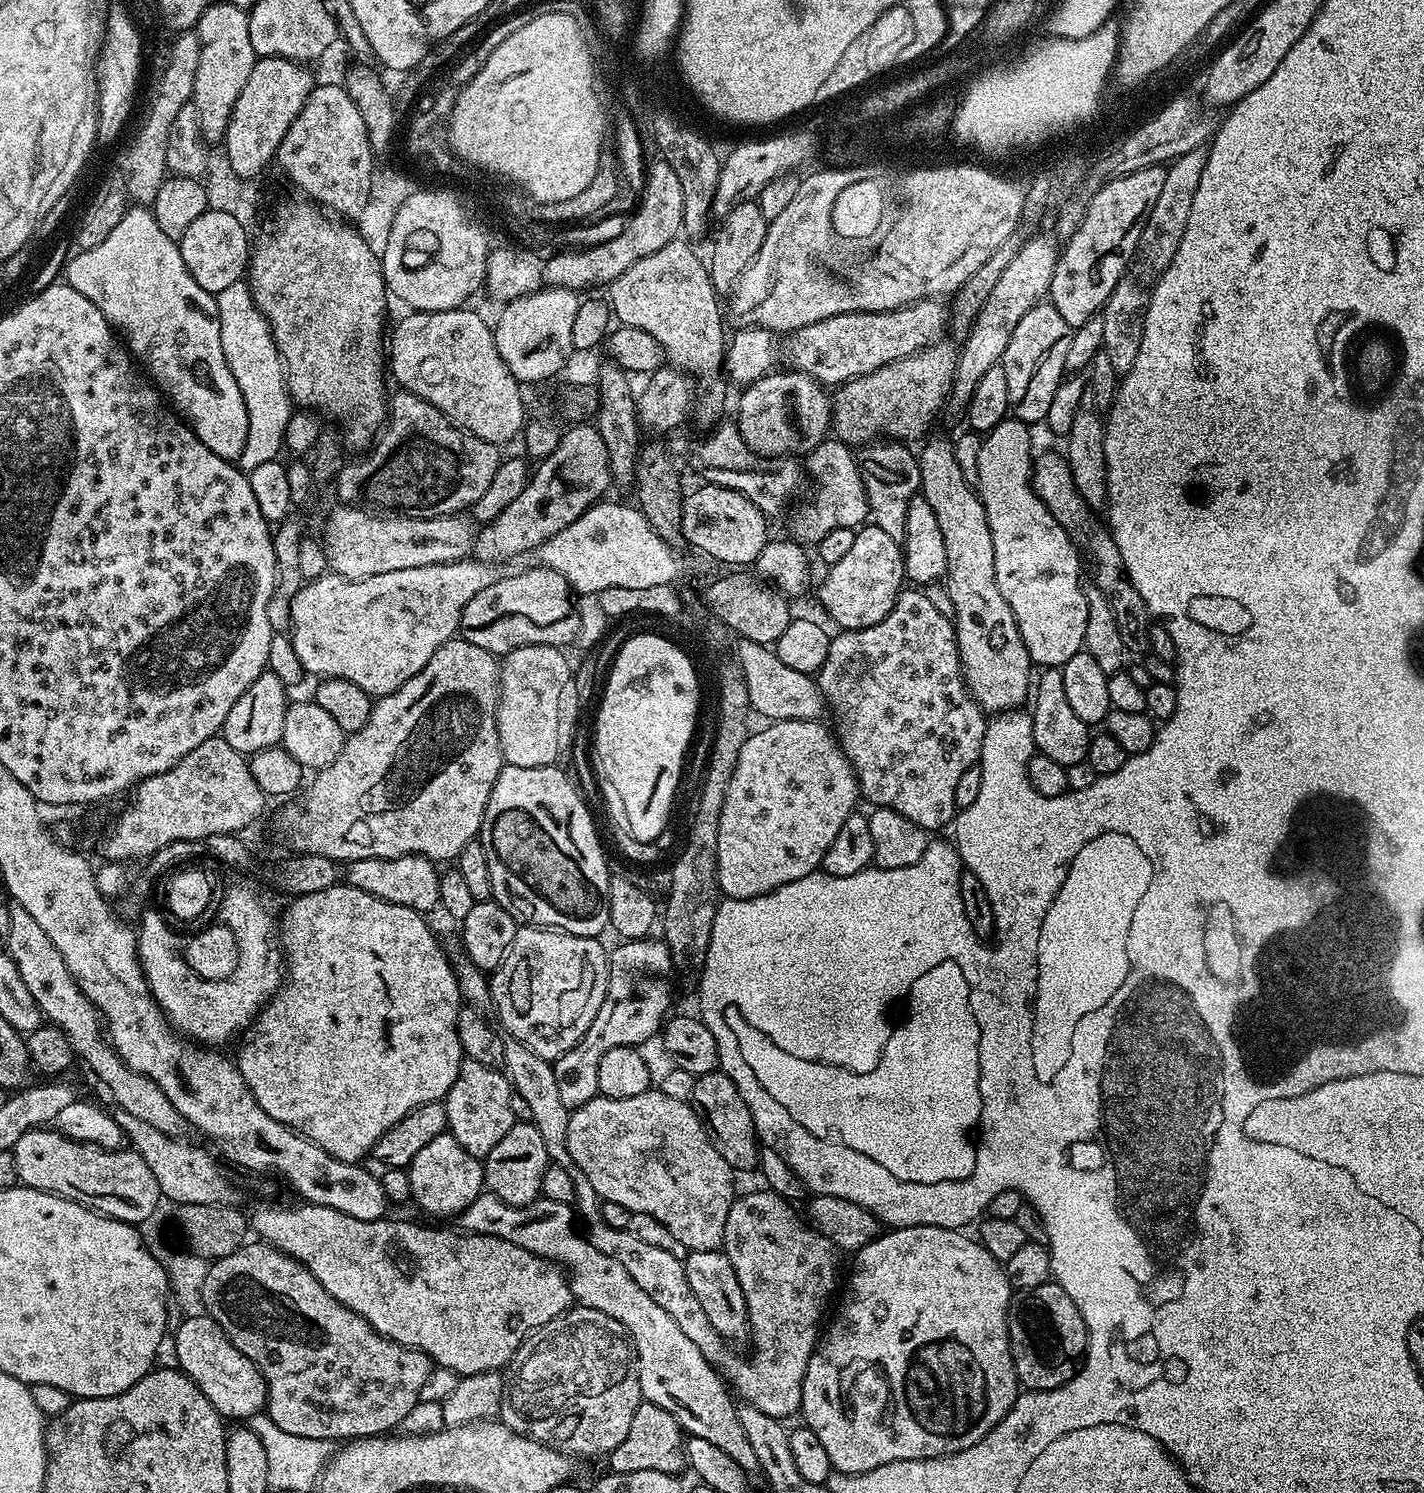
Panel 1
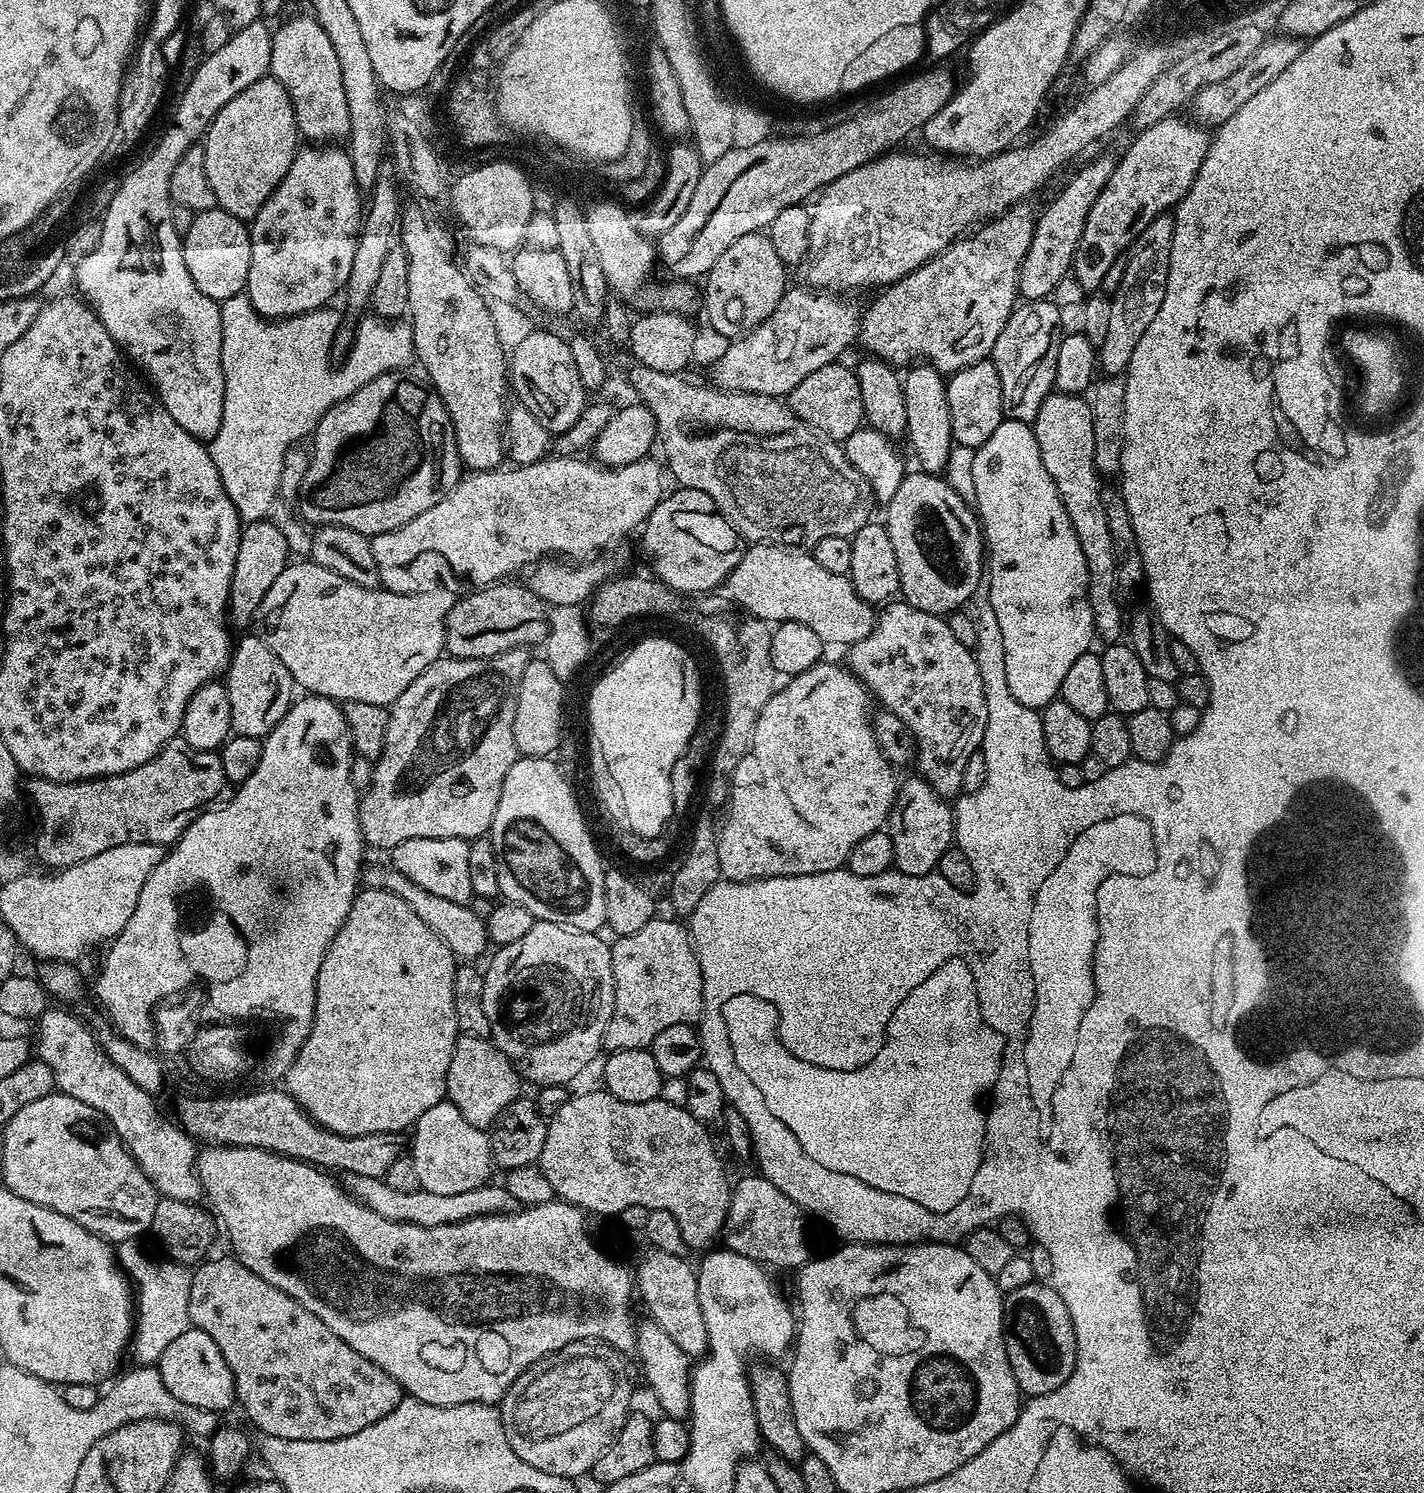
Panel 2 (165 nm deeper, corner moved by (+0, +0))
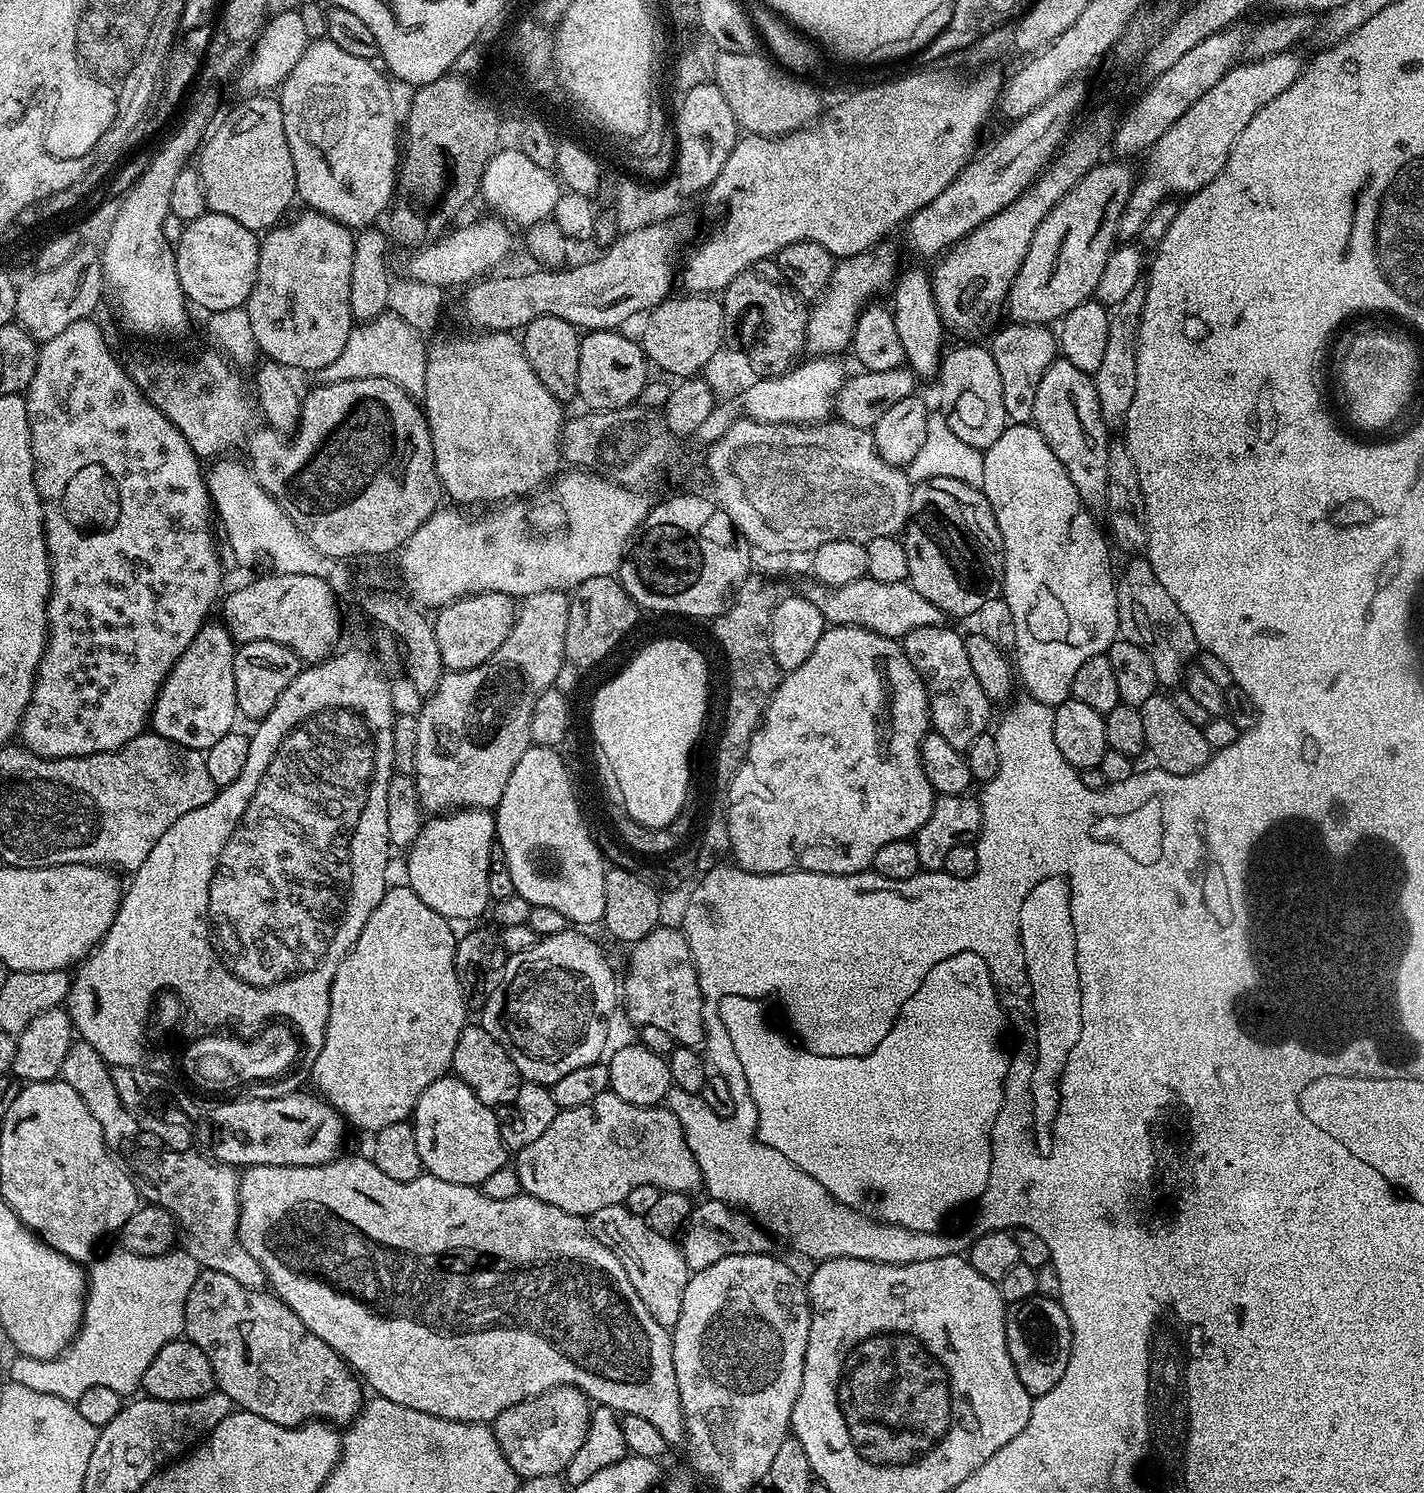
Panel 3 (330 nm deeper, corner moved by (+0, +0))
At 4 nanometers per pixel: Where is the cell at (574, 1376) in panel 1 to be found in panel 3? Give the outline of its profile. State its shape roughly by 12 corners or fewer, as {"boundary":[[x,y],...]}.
{"boundary":[[576,1388],[510,1410],[494,1431],[517,1476],[560,1476],[591,1417]]}

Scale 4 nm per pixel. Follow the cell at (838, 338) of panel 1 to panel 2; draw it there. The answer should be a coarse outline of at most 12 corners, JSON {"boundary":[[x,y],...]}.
{"boundary":[[1021,202],[887,285],[858,344],[941,374],[989,359],[1038,215]]}

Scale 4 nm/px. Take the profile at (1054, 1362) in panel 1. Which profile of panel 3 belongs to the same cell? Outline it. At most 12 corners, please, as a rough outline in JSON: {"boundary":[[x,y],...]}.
{"boundary":[[1059,1299],[1009,1304],[1006,1346],[1034,1398],[1054,1390],[1072,1353]]}

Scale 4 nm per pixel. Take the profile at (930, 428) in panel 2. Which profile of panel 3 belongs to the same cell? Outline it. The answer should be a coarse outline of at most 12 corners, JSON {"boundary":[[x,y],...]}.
{"boundary":[[903,269],[890,295],[907,367],[935,377],[944,319],[929,273]]}

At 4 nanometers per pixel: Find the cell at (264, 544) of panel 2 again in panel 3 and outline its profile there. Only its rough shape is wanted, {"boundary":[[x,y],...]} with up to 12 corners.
{"boundary":[[205,622],[168,672],[151,731],[207,750],[233,731],[234,658]]}

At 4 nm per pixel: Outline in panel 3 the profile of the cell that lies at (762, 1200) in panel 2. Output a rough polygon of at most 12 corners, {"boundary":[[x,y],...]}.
{"boundary":[[704,1198],[678,1243],[692,1272],[727,1256],[769,1255],[747,1211]]}

